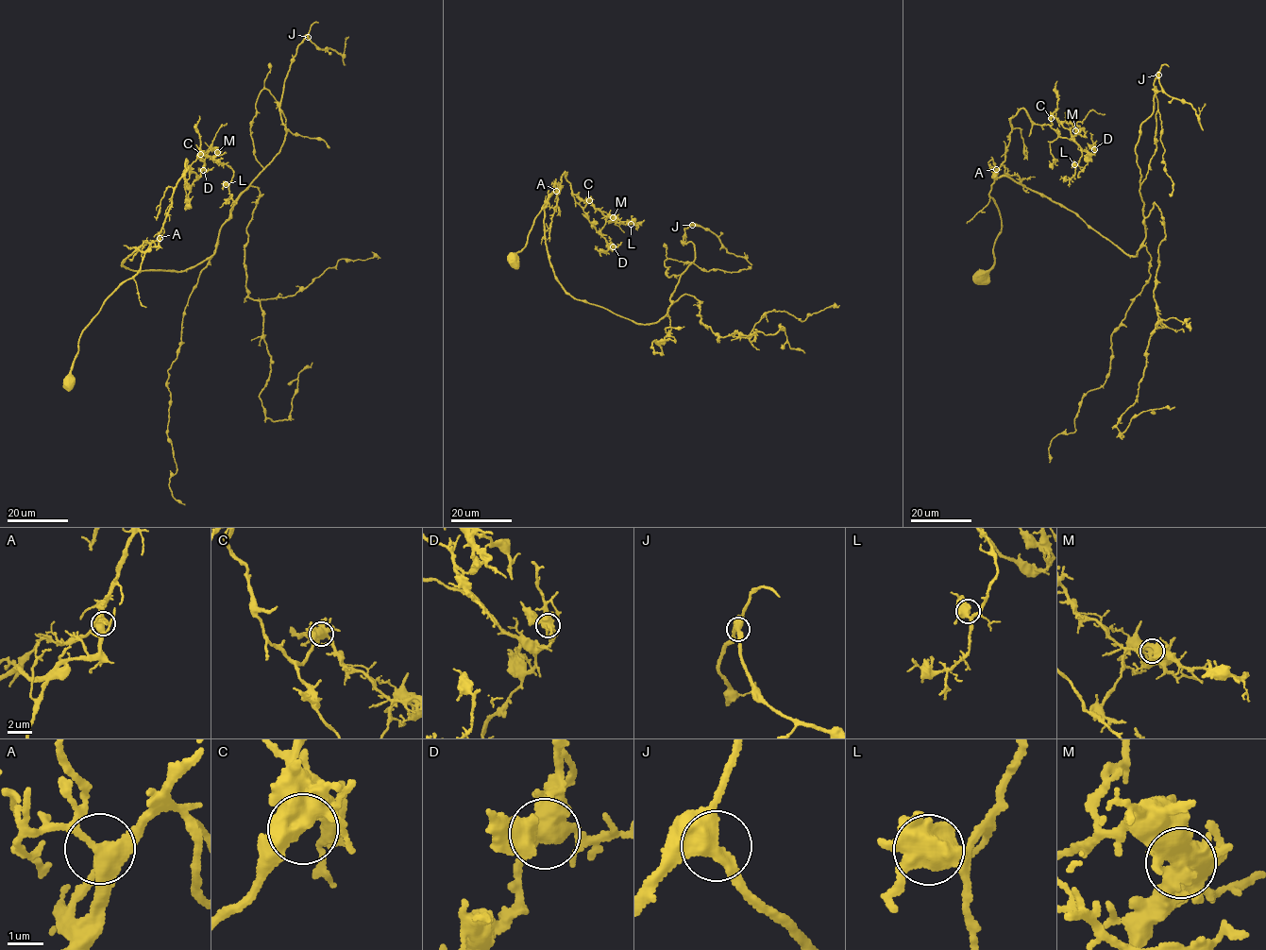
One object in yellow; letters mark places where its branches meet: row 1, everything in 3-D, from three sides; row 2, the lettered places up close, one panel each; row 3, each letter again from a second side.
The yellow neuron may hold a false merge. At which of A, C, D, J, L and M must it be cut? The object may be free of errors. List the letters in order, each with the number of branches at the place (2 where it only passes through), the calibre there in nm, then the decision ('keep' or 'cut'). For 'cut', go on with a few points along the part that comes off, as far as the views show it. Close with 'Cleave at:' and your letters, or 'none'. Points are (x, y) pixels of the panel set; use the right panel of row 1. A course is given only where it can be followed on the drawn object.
A: 4 | 360 nm | keep
C: 5 | 480 nm | keep
D: 4 | 460 nm | keep
J: 3 | 400 nm | keep
L: 4 | 500 nm | keep
M: 4 | 480 nm | cut | (1075, 130), (1074, 126), (1092, 110), (1105, 114)
Cleave at: M

